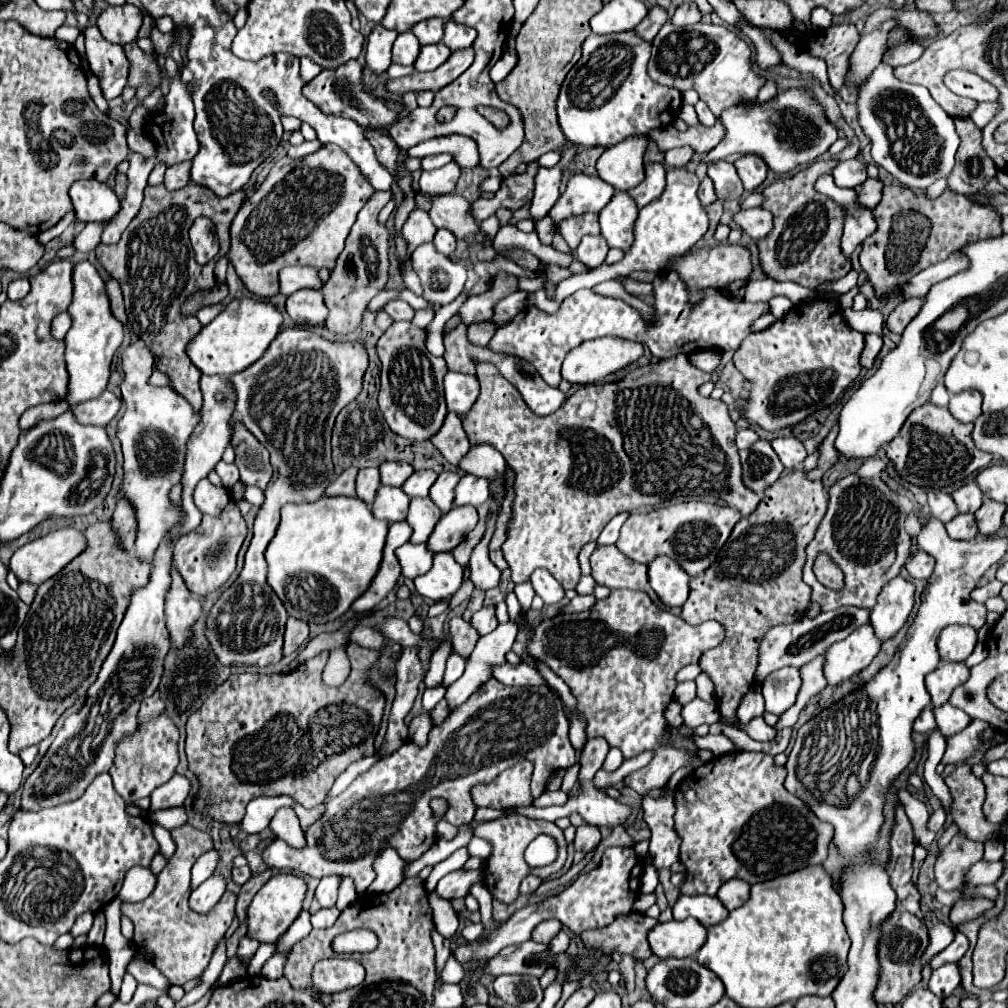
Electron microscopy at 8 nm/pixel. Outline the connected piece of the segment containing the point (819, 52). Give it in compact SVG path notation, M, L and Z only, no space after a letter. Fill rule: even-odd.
M840 22L830 24L828 28L812 28L800 32L796 36L796 42L806 48L812 56L818 56L828 66L828 78L834 90L840 90L844 86L844 76L848 70L848 58L860 40L858 30L852 22Z

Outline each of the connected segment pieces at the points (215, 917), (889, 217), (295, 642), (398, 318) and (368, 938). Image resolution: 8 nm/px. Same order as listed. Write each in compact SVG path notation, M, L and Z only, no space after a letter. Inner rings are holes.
M190 824L172 830L172 836L178 848L176 854L168 860L166 868L158 874L154 892L142 902L136 904L124 902L120 910L122 916L128 916L134 924L134 944L138 948L148 944L148 948L144 950L156 956L156 968L160 968L160 972L168 976L172 984L184 986L188 980L200 976L206 970L216 944L220 942L220 938L224 938L226 930L234 920L236 896L232 892L224 894L220 904L216 904L206 916L192 912L188 906L190 868L204 852L212 850L212 840L208 834L192 828Z
M884 186L882 202L872 214L876 216L878 230L862 242L860 264L878 298L896 284L912 278L916 272L948 258L964 244L1002 234L1000 214L996 214L992 206L978 206L966 196L950 190L944 190L936 200L928 200L924 194L916 194L904 186Z
M288 618L286 634L284 634L284 656L290 656L306 642L308 642L308 624L304 620Z
M394 300L394 302L386 304L384 312L388 312L394 322L402 322L402 320L412 320L414 318L414 308L410 304L406 304L406 302L400 302L400 300Z
M360 928L336 936L332 948L336 952L370 952L376 950L376 944L378 944L378 936L372 930Z

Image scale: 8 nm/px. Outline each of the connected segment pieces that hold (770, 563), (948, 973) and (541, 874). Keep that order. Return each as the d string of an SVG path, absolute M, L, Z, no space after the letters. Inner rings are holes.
M792 470L782 474L770 488L766 488L758 508L748 516L742 518L728 542L718 554L716 562L704 570L700 576L690 580L690 596L682 606L682 620L698 626L706 620L718 620L726 628L726 638L720 646L704 652L700 658L700 668L710 676L716 688L716 702L720 716L730 724L736 724L736 710L744 694L750 690L756 672L756 648L760 648L760 640L768 628L788 624L792 620L800 620L808 606L810 606L810 588L802 582L802 566L806 560L806 546L812 540L824 512L826 512L828 494L820 480L808 480L802 470Z
M944 964L932 972L930 992L938 998L948 998L960 986L960 972L956 964Z
M512 814L512 816L500 818L500 820L492 820L492 822L478 824L474 828L474 836L480 836L480 838L484 838L484 840L488 840L492 844L492 856L490 856L490 860L486 860L486 866L484 866L484 884L488 886L490 892L510 894L514 898L518 894L520 882L528 874L534 874L534 876L546 880L552 874L556 874L564 866L564 862L566 862L566 840L564 840L562 830L554 822L532 820L532 818L526 818L526 816L520 816L520 814ZM538 834L548 834L548 836L556 838L556 842L558 842L558 858L550 866L530 868L526 864L526 860L524 860L524 846L526 846L526 842L532 842L534 836L538 836Z

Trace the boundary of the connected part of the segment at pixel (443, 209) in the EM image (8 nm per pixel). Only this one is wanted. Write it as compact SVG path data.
M444 194L444 196L424 196L430 202L430 218L436 228L448 228L456 238L466 238L472 244L486 240L480 234L478 222L470 216L470 202L460 194Z

